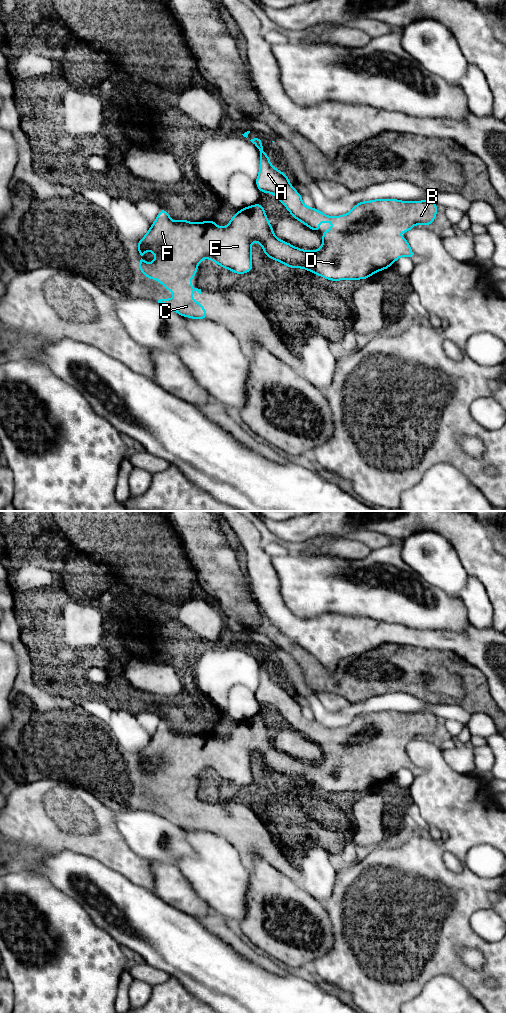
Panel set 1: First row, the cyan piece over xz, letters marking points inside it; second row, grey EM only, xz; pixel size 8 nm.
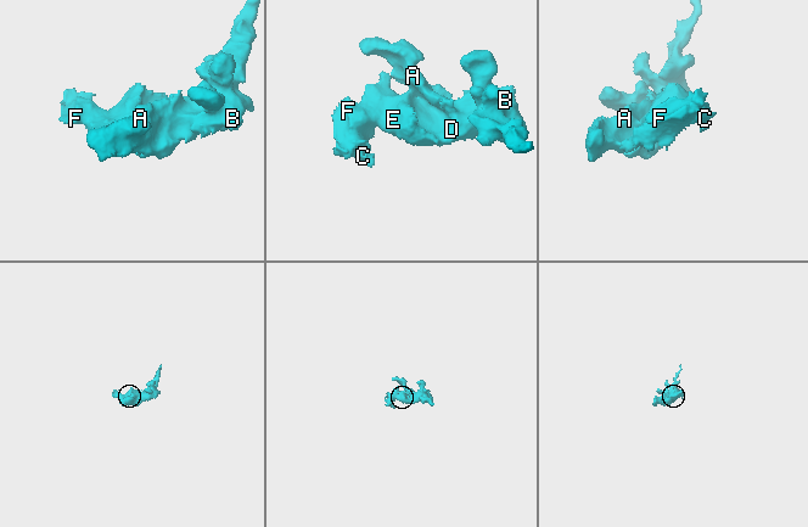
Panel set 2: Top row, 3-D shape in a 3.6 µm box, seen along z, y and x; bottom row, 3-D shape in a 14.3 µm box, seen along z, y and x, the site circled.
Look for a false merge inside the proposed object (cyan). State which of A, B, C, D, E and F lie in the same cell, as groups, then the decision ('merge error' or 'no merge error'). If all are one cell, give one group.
A B C D E F; no merge error

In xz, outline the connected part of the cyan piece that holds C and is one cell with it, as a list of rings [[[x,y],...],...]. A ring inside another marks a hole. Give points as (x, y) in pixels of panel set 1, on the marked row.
[[[260,139],[250,140],[260,151],[260,171],[256,179],[256,186],[262,193],[275,194],[280,202],[289,210],[293,218],[299,220],[313,231],[319,233],[319,222],[334,221],[333,228],[325,230],[322,237],[322,247],[314,251],[306,251],[278,239],[273,233],[263,206],[258,203],[240,209],[229,222],[228,226],[219,228],[215,222],[209,221],[192,223],[187,220],[170,220],[167,210],[162,208],[151,225],[147,234],[137,243],[139,251],[139,270],[148,279],[157,279],[168,291],[175,292],[174,299],[159,299],[158,303],[177,312],[179,315],[193,319],[207,319],[207,312],[202,303],[197,303],[191,293],[201,289],[191,286],[193,275],[197,275],[200,261],[210,258],[223,268],[235,274],[248,273],[253,269],[251,243],[253,240],[262,245],[265,255],[283,263],[290,268],[304,268],[325,279],[358,280],[367,279],[375,272],[389,268],[399,257],[408,256],[414,259],[406,237],[396,237],[395,232],[408,232],[415,224],[429,226],[438,211],[433,201],[406,202],[396,199],[377,199],[359,202],[345,215],[327,216],[316,208],[309,208],[302,203],[302,196],[290,184],[287,174],[274,168],[263,152]],[[153,251],[155,261],[145,263],[143,253]]]

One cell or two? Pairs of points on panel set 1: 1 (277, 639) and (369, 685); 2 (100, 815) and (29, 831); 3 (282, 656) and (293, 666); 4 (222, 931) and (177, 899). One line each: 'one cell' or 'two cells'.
1: one cell
2: one cell
3: one cell
4: two cells

